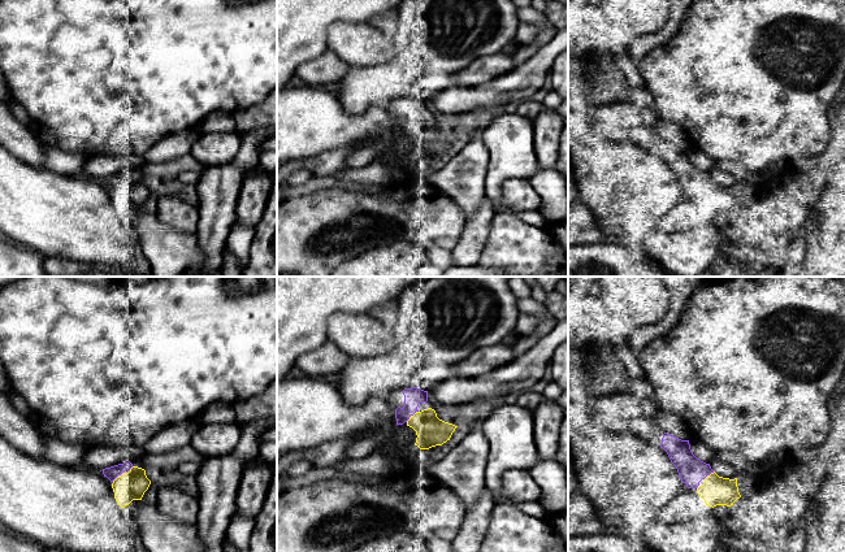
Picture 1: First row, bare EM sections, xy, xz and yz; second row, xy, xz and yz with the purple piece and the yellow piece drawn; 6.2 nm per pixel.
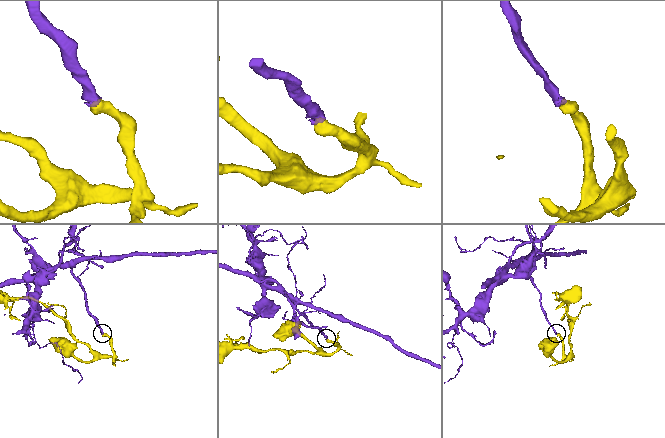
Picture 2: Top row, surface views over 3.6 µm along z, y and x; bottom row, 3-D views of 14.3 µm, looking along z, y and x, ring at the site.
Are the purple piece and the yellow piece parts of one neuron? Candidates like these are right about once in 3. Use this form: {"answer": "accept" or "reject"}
{"answer": "accept"}

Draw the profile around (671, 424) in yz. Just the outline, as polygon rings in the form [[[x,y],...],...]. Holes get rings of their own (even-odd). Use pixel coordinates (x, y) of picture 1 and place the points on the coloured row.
[[[659,410],[654,420],[663,434],[671,434],[681,440],[689,440],[692,438],[692,433],[685,426],[684,421],[676,414]]]

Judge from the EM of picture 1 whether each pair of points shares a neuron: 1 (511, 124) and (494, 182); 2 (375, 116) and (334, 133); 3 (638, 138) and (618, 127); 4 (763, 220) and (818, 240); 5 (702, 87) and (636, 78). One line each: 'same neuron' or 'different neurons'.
1: same neuron
2: same neuron
3: different neurons
4: different neurons
5: different neurons

